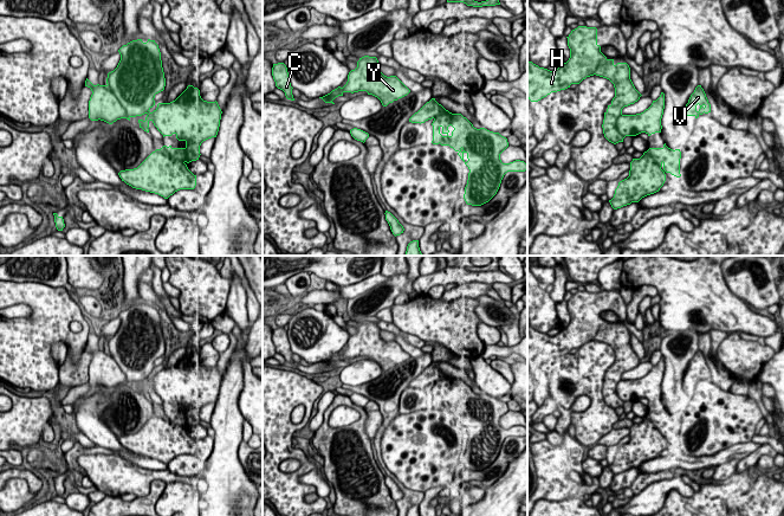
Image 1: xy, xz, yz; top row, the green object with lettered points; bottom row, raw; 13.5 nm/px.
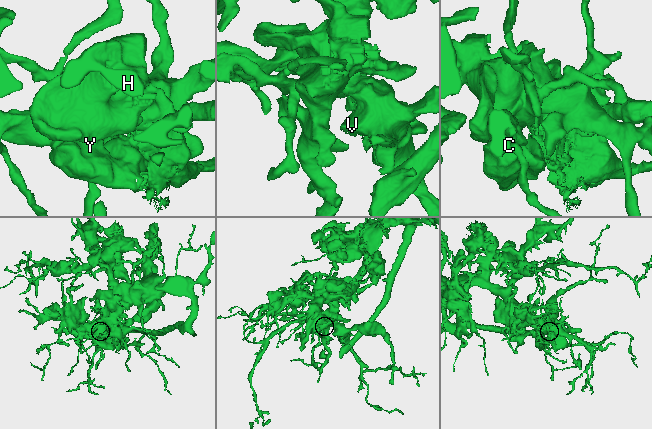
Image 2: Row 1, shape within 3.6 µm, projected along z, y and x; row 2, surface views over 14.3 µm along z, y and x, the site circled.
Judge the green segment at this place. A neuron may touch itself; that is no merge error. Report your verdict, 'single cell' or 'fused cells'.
fused cells

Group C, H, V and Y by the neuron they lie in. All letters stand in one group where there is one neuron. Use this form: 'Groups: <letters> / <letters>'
Groups: C H Y / V

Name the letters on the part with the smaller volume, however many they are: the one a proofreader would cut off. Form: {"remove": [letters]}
{"remove": ["V"]}

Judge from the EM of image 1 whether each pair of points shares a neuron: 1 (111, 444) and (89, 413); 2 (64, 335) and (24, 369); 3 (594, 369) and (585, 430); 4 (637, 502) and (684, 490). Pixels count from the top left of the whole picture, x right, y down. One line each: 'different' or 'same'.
1: same
2: same
3: same
4: same

